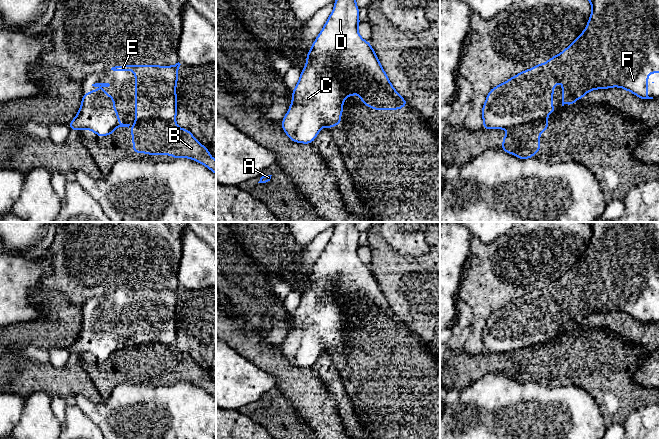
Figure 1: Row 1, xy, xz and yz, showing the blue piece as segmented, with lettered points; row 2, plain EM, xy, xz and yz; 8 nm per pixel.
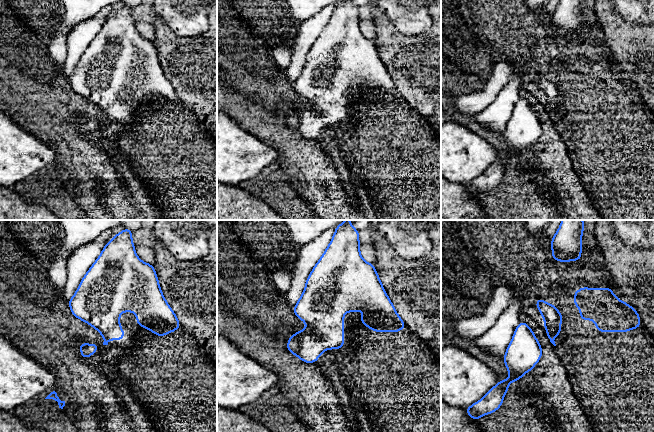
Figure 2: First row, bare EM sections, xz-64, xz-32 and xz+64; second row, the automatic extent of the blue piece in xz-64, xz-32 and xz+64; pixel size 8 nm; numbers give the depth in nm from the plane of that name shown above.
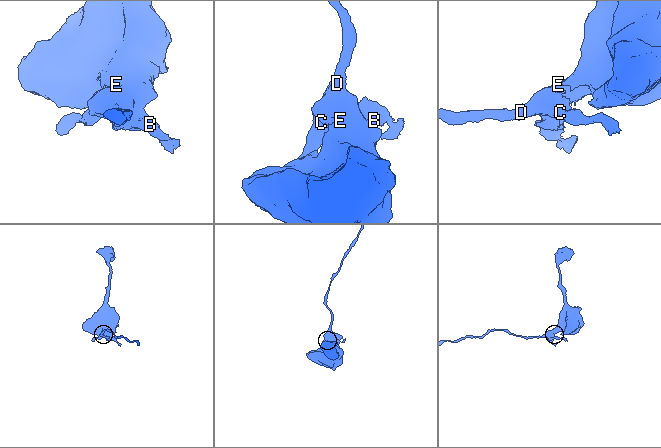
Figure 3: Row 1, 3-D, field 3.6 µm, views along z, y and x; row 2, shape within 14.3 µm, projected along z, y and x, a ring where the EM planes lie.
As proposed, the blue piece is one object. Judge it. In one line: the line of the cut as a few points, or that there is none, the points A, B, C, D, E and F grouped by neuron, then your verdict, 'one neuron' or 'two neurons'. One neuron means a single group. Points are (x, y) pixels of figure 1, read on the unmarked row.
cut in xz along (349, 301), (390, 307); A C D E F / B; two neurons

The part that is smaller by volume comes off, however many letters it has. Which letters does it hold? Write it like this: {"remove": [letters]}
{"remove": ["B"]}

